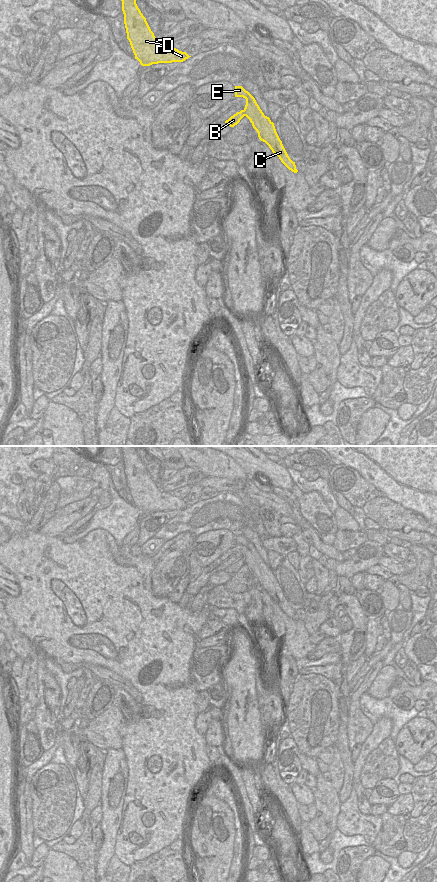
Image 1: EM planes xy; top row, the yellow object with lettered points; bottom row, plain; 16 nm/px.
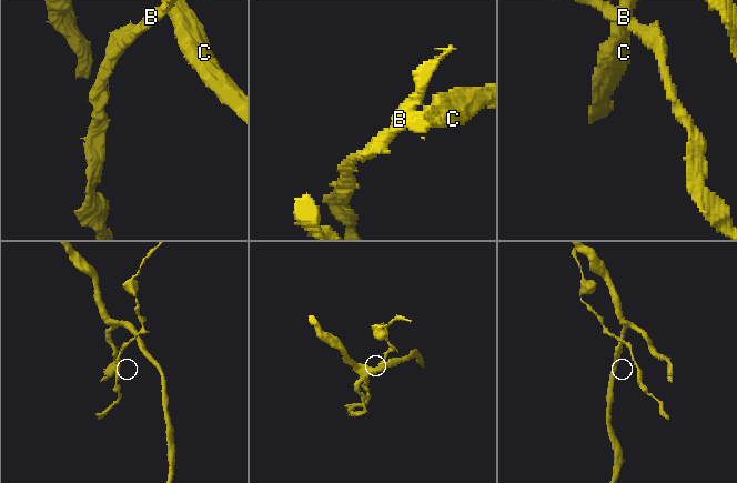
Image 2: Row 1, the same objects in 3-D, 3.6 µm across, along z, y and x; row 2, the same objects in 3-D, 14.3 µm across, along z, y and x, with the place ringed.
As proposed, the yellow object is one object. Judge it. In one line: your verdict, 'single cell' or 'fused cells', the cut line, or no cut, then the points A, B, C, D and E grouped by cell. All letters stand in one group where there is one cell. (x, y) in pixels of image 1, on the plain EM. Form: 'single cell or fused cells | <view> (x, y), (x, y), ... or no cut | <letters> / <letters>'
fused cells | xy (244, 557), (246, 563) | A C D E / B

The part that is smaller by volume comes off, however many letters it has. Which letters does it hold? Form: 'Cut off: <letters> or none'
Cut off: B

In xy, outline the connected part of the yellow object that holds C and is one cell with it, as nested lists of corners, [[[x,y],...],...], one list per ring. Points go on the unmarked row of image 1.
[[[235,534],[235,545],[246,547],[245,563],[252,571],[253,576],[257,579],[258,585],[265,590],[272,600],[279,605],[281,610],[292,620],[297,621],[295,610],[288,604],[282,589],[280,588],[274,571],[269,565],[265,564],[255,546],[246,539],[242,534]]]

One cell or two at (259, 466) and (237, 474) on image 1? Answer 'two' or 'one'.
two

